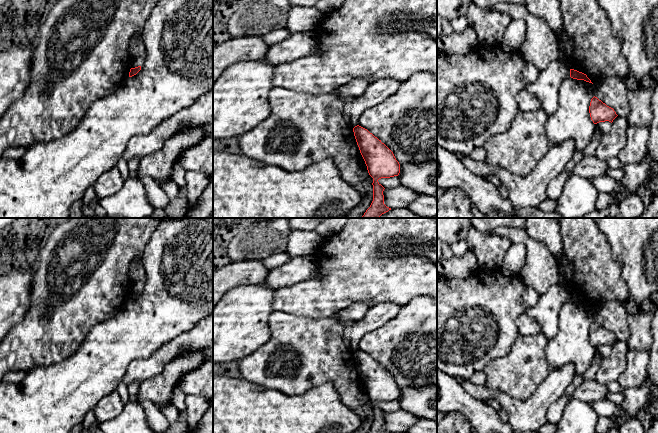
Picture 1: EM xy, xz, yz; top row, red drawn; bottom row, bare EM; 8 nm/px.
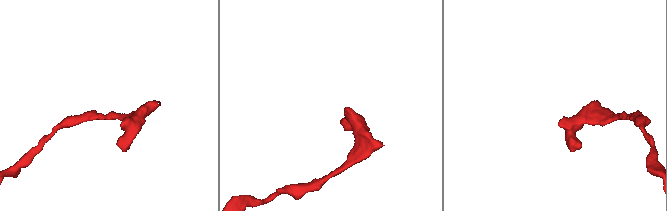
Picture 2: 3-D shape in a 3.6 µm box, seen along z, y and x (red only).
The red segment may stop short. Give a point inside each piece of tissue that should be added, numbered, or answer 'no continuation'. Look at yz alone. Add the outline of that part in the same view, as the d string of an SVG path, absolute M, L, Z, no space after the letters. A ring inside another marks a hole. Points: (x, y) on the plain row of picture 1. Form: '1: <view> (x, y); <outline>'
no continuation

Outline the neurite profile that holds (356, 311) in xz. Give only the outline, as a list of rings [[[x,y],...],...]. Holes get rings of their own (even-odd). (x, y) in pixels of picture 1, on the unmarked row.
[[[357,302],[337,312],[333,317],[339,320],[361,320],[371,306],[372,305],[368,303]]]

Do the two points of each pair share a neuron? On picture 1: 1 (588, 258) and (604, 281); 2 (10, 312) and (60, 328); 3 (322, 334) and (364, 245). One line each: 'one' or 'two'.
1: one
2: two
3: two

